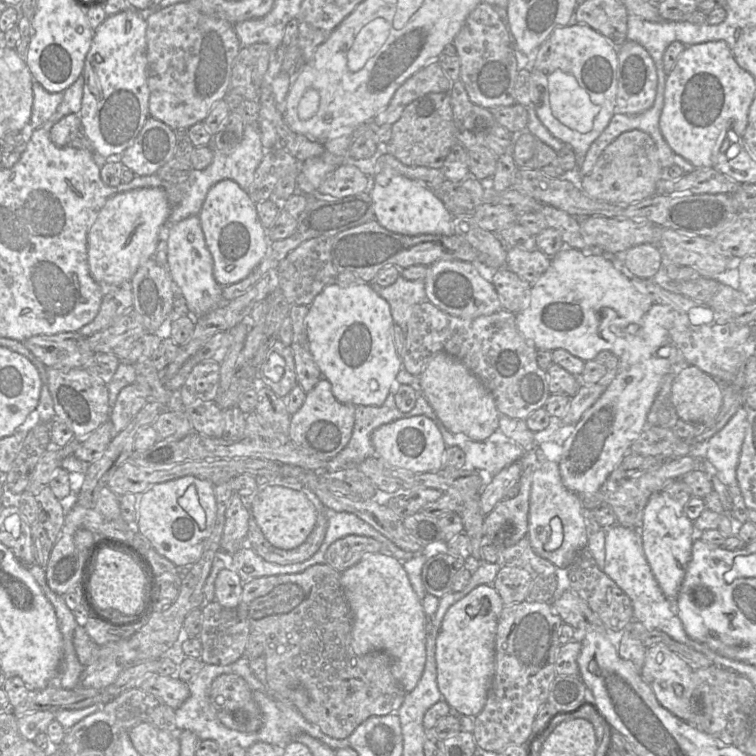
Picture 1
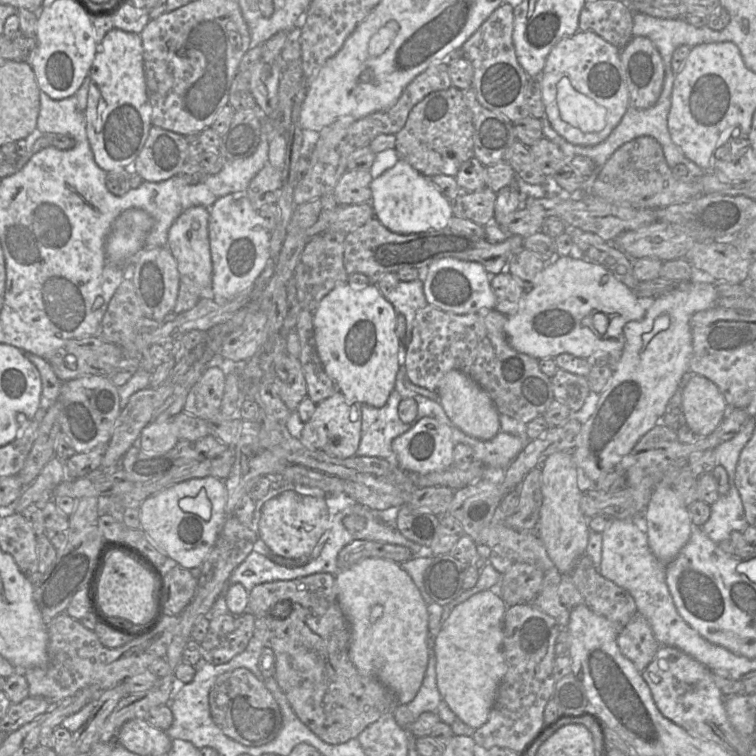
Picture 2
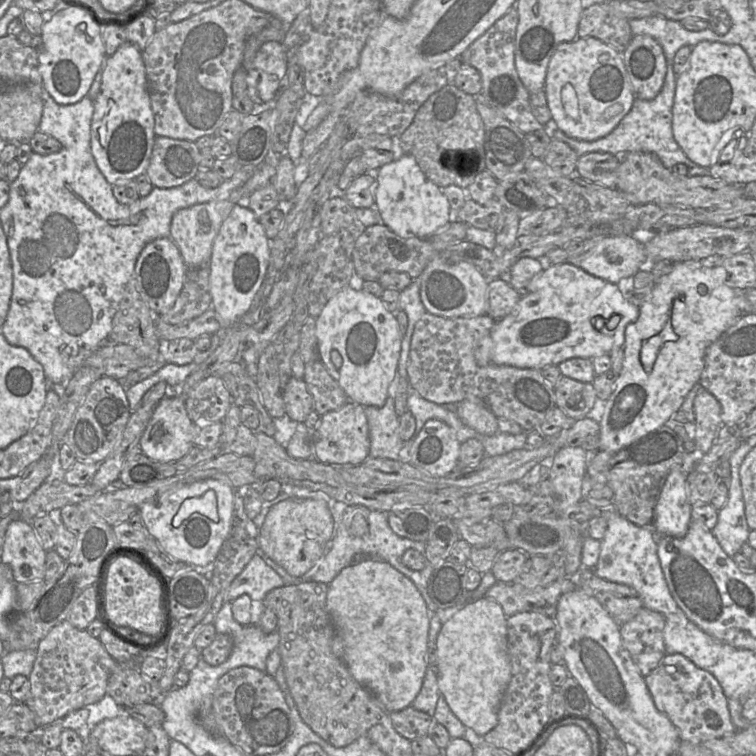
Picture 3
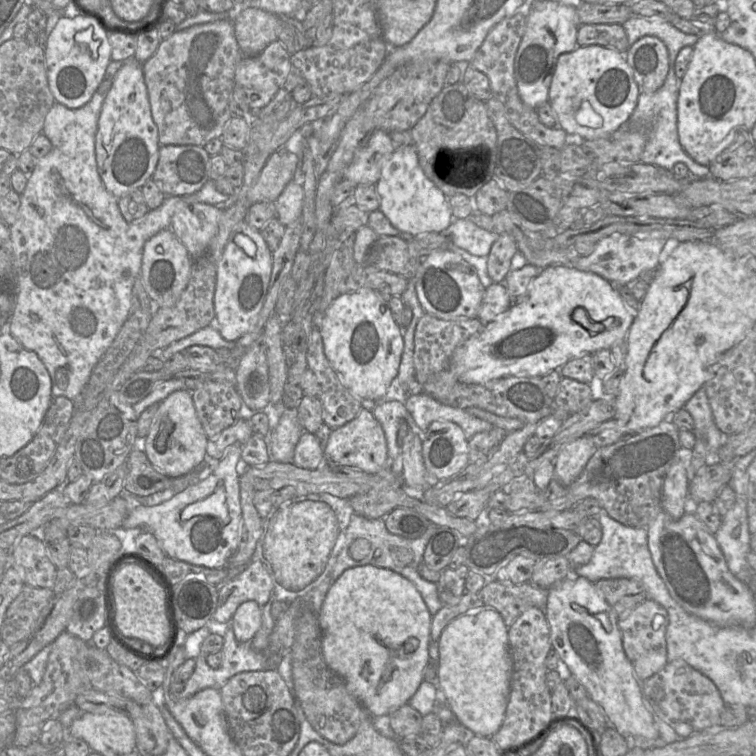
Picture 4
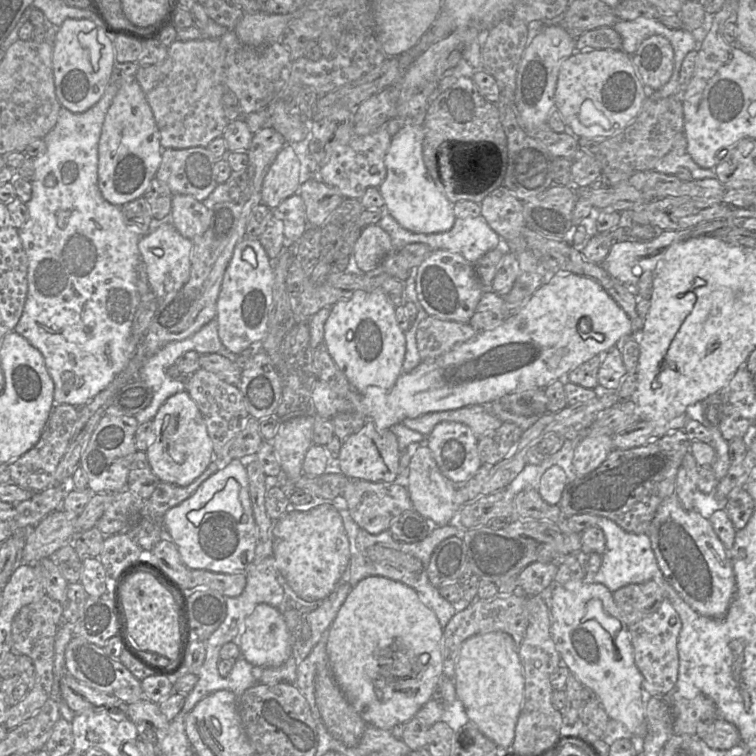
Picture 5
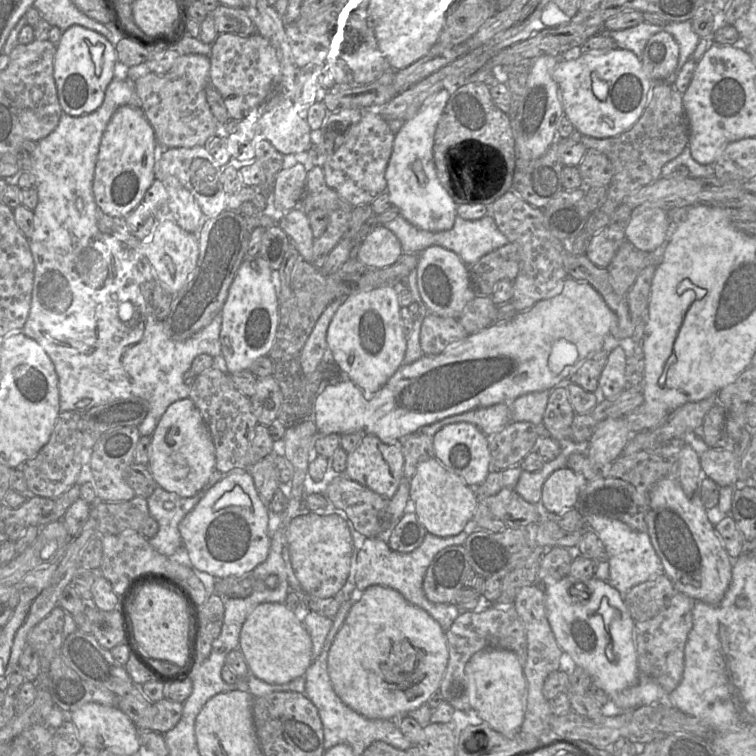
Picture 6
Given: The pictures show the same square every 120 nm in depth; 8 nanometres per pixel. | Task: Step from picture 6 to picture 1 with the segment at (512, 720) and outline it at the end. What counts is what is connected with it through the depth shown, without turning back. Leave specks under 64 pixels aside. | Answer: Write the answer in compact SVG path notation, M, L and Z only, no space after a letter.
M481 584L451 605L436 638L437 684L456 715L475 717L484 708L495 674L495 640L503 601L492 584Z

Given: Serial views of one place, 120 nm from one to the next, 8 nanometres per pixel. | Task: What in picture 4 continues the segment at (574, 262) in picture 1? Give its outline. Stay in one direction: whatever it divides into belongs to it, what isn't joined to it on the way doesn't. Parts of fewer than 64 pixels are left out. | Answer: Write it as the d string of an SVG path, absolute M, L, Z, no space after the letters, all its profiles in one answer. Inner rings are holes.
M552 265L539 271L525 298L513 303L505 315L485 325L458 347L448 369L457 381L465 384L484 384L507 376L542 377L572 359L610 350L625 339L634 319L615 284L571 265ZM578 307L586 310L593 322L603 323L612 317L618 320L618 325L599 333L589 332L572 318Z

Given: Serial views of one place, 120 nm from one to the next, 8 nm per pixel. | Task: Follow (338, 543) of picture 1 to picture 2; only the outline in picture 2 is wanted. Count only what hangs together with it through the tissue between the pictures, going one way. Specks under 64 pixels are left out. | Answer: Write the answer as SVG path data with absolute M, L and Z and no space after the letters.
M355 540L344 546L337 557L338 571L345 570L365 558L383 558L403 563L413 558L409 548L388 543Z

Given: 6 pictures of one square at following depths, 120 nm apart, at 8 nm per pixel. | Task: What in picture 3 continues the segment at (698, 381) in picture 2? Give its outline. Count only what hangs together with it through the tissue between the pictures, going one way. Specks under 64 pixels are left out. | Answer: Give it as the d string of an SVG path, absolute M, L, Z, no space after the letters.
M701 386L694 403L695 445L694 452L686 452L681 469L686 474L694 470L698 459L706 454L716 441L721 421L721 406L718 400Z

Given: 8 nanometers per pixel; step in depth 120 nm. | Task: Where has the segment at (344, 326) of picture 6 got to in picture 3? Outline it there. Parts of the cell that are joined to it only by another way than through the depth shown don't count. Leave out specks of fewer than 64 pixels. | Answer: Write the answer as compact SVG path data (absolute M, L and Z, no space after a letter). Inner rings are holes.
M360 281L344 287L316 318L316 337L323 364L349 401L362 406L384 406L388 387L397 373L403 337L395 315L385 308L381 298L362 290ZM333 350L342 357L340 368L331 361Z

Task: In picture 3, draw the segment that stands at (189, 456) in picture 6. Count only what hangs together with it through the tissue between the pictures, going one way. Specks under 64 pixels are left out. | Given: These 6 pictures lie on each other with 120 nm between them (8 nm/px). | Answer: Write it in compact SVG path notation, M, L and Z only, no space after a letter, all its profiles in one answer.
M164 397L154 408L152 417L140 438L139 447L153 461L162 463L177 461L194 446L194 426L186 410L185 397Z

